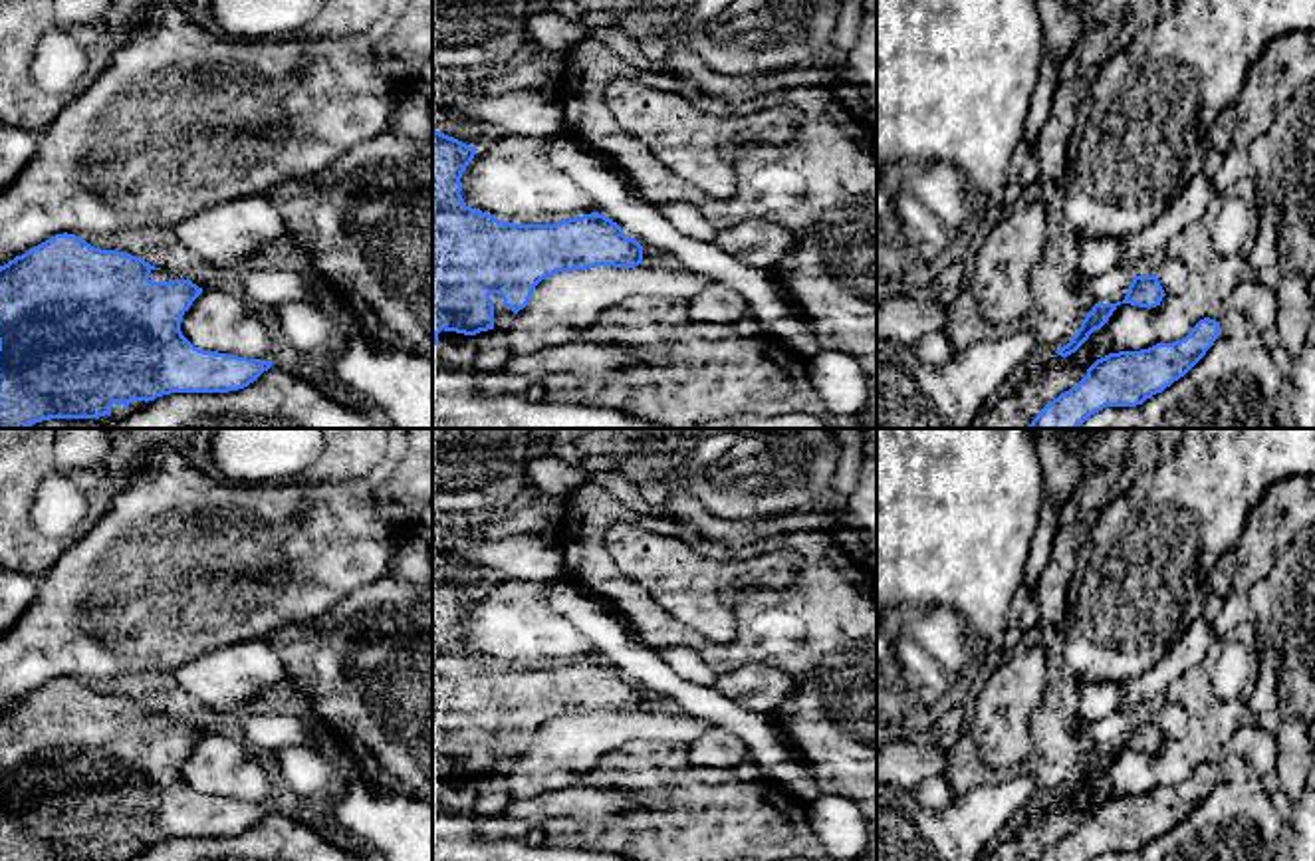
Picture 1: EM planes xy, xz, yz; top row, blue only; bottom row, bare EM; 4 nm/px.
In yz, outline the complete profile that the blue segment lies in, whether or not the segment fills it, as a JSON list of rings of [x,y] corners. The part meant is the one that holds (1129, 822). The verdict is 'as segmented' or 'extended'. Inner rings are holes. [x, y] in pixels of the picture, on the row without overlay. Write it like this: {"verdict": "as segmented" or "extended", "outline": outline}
{"verdict": "as segmented", "outline": [[[1204,762],[1172,788],[1119,796],[1097,803],[1069,835],[1037,861],[1091,861],[1105,851],[1136,851],[1184,821],[1218,784],[1220,766]]]}

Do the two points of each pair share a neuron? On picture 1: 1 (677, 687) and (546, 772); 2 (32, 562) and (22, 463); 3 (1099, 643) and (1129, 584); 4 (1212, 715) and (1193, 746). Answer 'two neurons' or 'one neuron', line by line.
1: two neurons
2: one neuron
3: one neuron
4: one neuron

